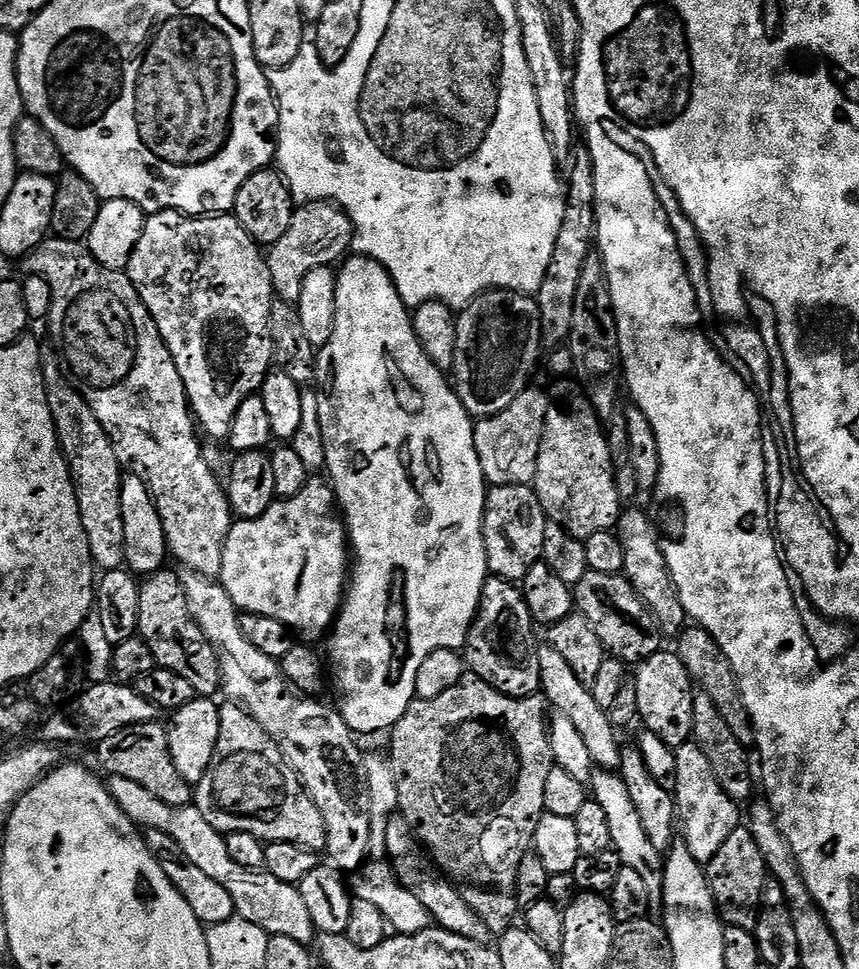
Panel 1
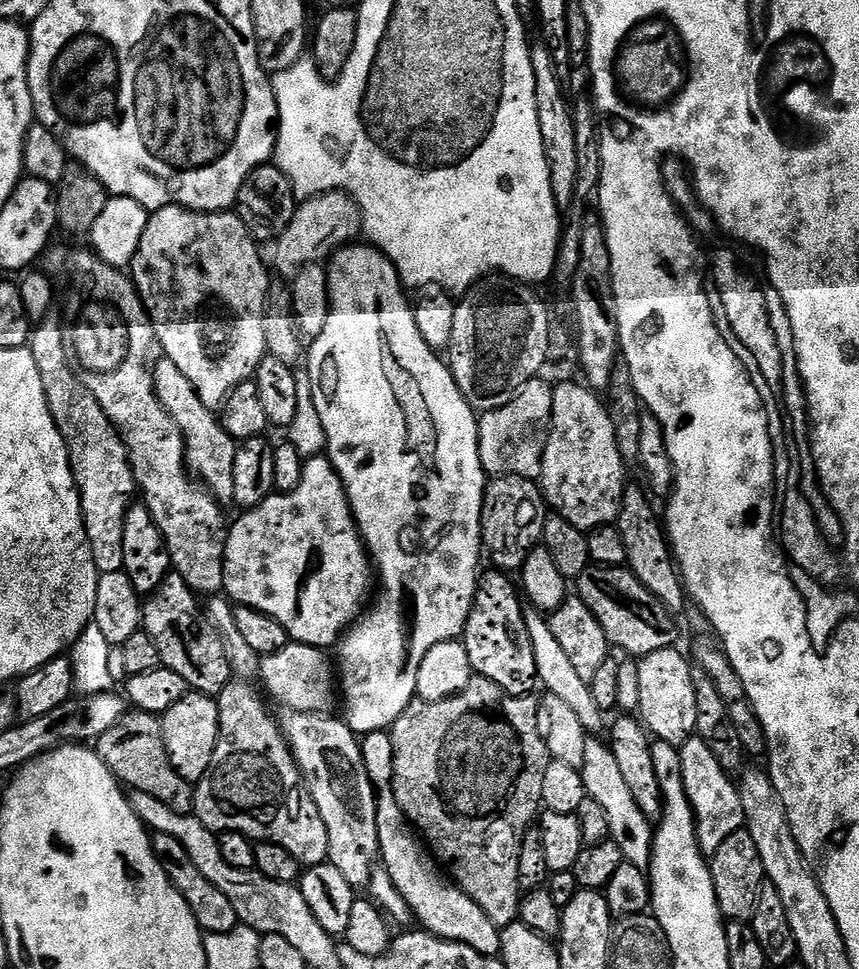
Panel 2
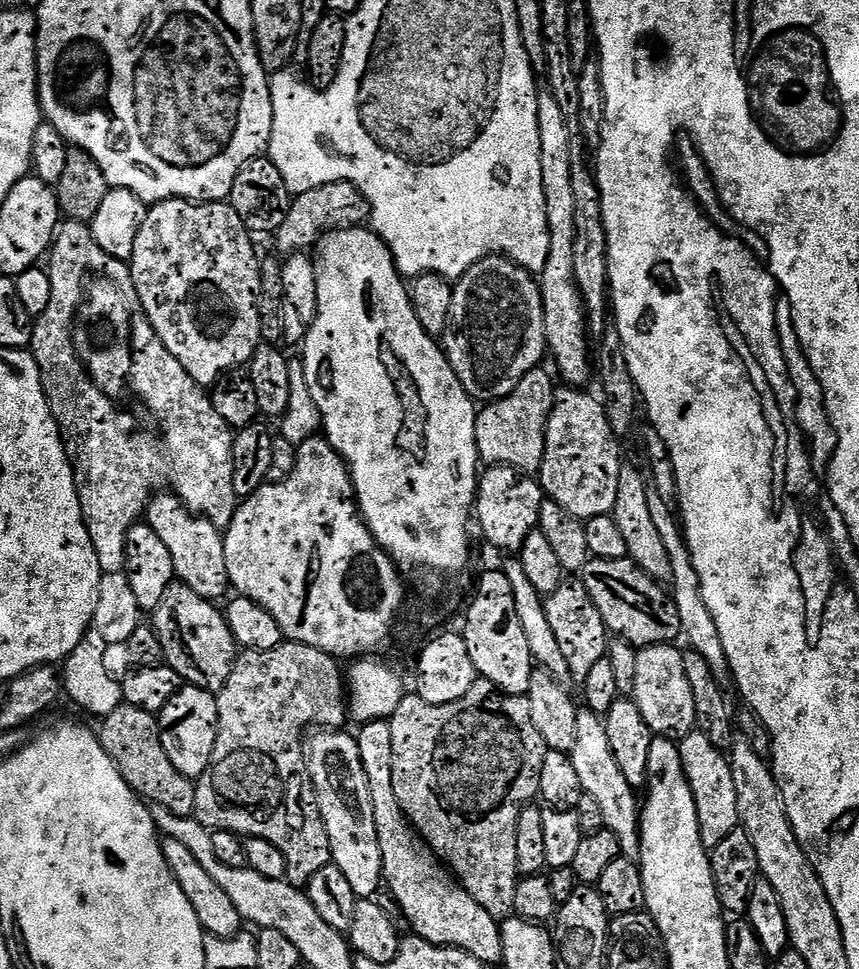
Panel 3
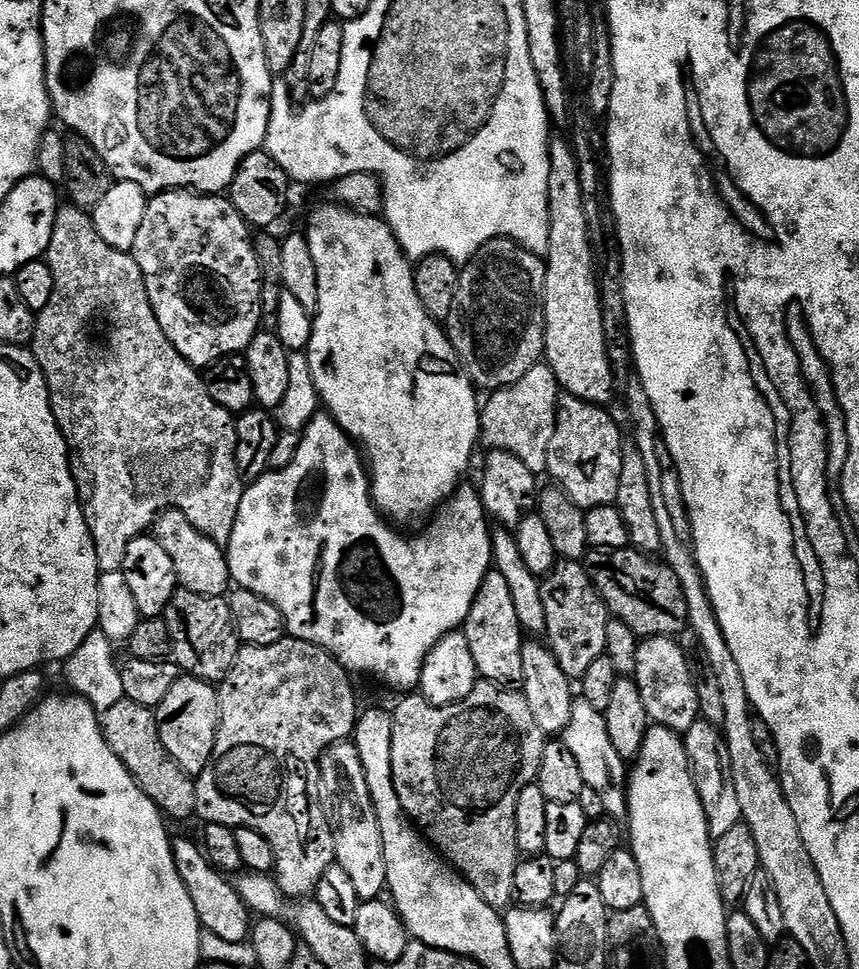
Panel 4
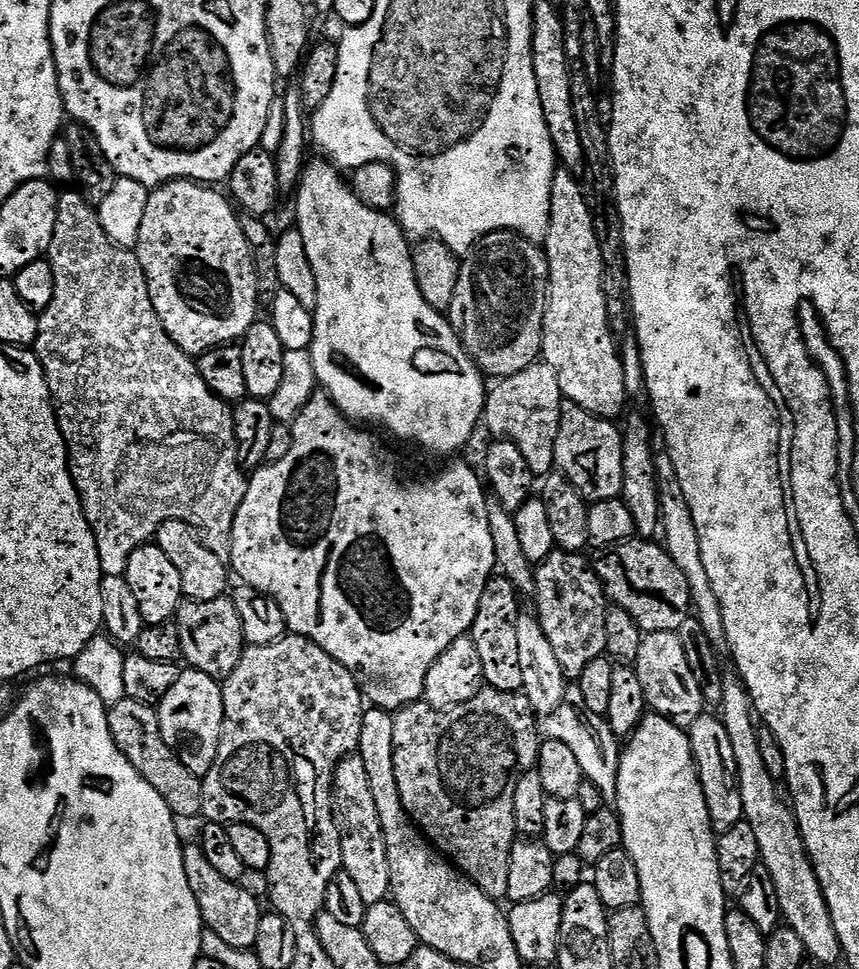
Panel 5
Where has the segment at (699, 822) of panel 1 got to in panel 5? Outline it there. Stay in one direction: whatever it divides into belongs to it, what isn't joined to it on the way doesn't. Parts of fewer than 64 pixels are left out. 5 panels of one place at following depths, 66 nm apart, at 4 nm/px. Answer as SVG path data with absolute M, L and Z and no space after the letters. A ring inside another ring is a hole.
M716 714L700 716L695 722L687 725L686 731L696 759L696 769L700 775L700 785L706 798L706 810L710 814L713 833L730 830L730 826L738 826L738 822L744 819L734 742L730 742L730 734L724 721Z

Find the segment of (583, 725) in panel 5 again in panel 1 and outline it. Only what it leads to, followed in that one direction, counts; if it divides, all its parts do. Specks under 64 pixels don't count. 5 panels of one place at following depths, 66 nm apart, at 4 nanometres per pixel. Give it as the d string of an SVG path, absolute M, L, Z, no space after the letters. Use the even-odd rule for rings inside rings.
M596 770L592 773L590 785L591 799L602 806L610 825L611 849L620 856L623 867L634 870L645 882L646 890L650 890L650 913L660 914L664 911L664 856L654 850L646 829L638 818L638 809L626 791L626 782L612 770Z

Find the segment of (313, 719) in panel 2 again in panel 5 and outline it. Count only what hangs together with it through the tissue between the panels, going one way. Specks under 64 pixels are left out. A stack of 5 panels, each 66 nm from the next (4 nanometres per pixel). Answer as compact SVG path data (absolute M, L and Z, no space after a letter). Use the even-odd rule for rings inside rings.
M358 754L346 757L332 776L334 812L342 818L340 845L342 846L343 871L358 886L362 902L377 904L389 899L392 890L390 858L386 858L386 838L382 834L382 818L378 818L378 806L374 806L374 794L370 794L370 778L366 766Z

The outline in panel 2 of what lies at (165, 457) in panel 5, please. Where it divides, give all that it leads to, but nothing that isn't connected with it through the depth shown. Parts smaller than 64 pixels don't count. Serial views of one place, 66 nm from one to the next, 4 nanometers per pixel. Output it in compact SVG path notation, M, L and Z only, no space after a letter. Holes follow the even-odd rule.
M55 318L39 321L33 327L30 347L34 362L38 362L38 374L42 374L50 414L68 447L68 461L80 490L82 518L96 568L100 573L121 571L124 519L133 503L132 495L138 492L138 476L132 471L128 450L102 406L98 406L98 398L86 390L79 375L70 367L61 321ZM160 358L157 364L155 361L152 368L152 385L156 387L156 396L162 406L168 411L170 418L174 418L178 430L184 435L184 458L187 467L199 477L203 487L207 488L221 505L231 505L234 501L234 458L237 441L233 440L230 434L226 434L217 413L206 407L202 398L198 398L186 374L182 374L182 370L174 366L174 362L167 358Z

